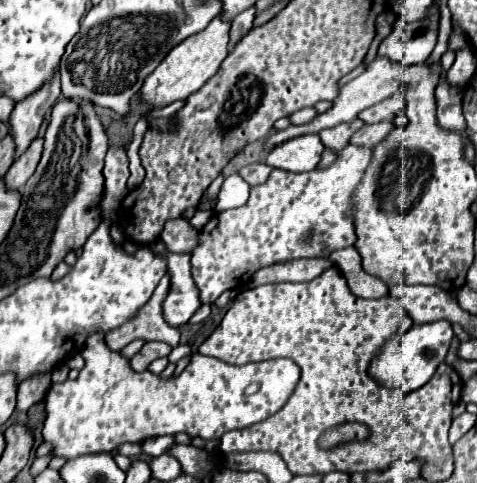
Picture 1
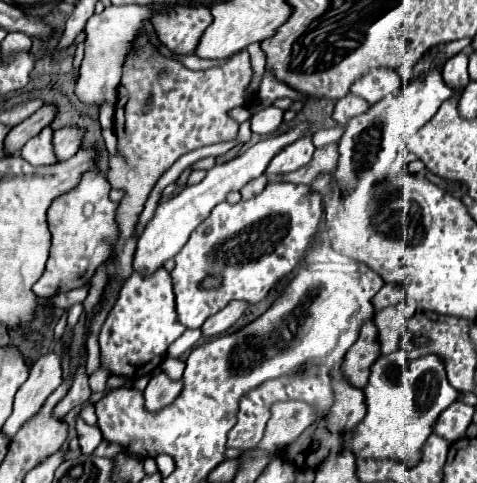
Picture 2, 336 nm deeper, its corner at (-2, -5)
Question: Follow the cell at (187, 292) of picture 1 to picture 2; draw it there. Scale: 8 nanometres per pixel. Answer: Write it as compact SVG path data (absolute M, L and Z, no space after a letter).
M160 268L152 274L134 270L120 290L120 298L108 314L100 332L100 354L110 374L138 378L160 366L168 346L186 330L174 310L174 292L170 272Z

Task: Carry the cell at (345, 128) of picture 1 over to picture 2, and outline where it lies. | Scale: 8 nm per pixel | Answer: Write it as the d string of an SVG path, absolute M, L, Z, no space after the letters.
M348 94L344 98L340 98L334 106L334 112L332 112L332 120L338 124L338 126L346 126L350 118L358 116L358 114L364 114L366 110L370 108L370 104L354 94Z

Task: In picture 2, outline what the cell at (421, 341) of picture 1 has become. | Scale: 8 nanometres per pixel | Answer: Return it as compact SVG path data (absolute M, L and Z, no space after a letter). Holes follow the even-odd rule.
M438 354L420 356L410 360L404 368L396 364L396 356L380 356L370 366L370 380L364 388L368 414L352 430L348 448L356 458L396 458L414 466L420 460L424 440L432 434L432 426L442 410L458 398L458 390L446 378L444 360ZM428 382L428 388L426 388Z

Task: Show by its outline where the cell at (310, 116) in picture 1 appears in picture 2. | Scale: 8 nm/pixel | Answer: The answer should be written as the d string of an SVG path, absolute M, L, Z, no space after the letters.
M268 106L262 112L252 116L252 132L256 134L272 134L282 124L284 110L276 106Z

